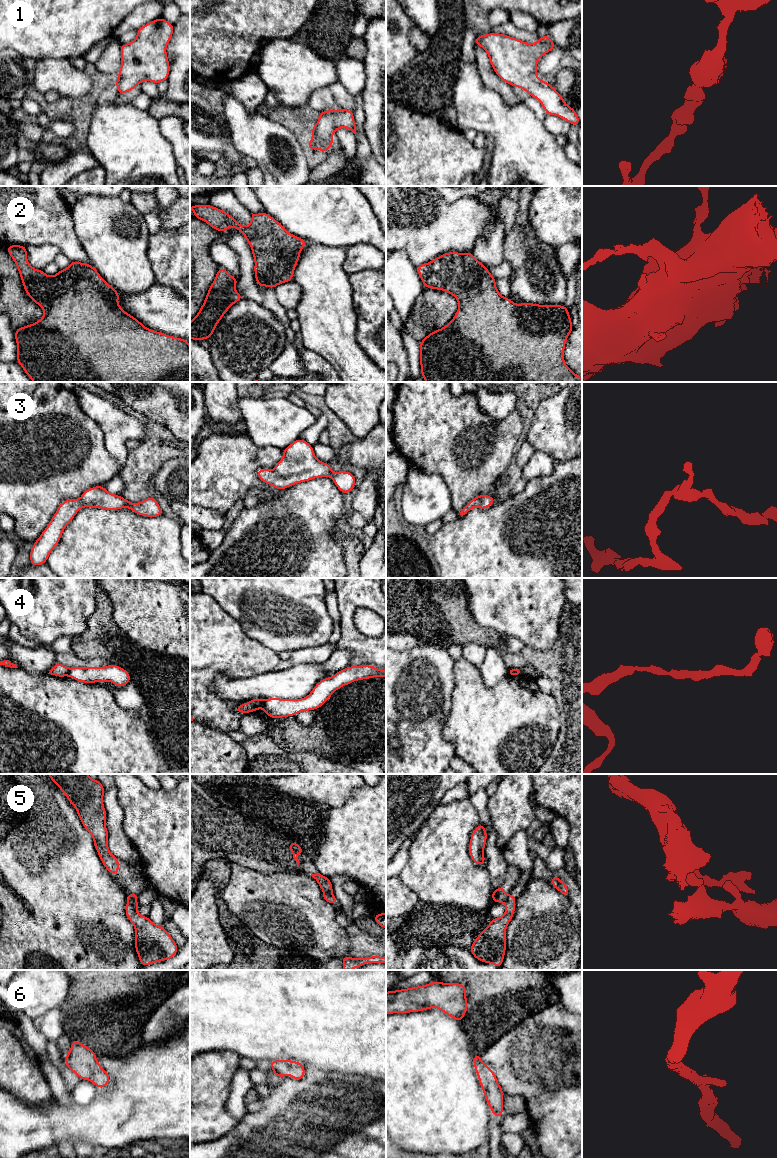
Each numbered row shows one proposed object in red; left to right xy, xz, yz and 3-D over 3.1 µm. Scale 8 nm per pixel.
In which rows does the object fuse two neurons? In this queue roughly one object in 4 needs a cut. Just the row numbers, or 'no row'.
4, 5

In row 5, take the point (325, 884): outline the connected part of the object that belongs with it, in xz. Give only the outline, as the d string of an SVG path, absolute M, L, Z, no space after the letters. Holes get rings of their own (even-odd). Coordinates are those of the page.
M320 873L311 874L310 876L312 876L317 881L317 883L320 886L320 888L322 889L323 893L332 893L333 892L333 886L332 886L332 883L331 883L329 877L325 877L325 876L321 875Z

